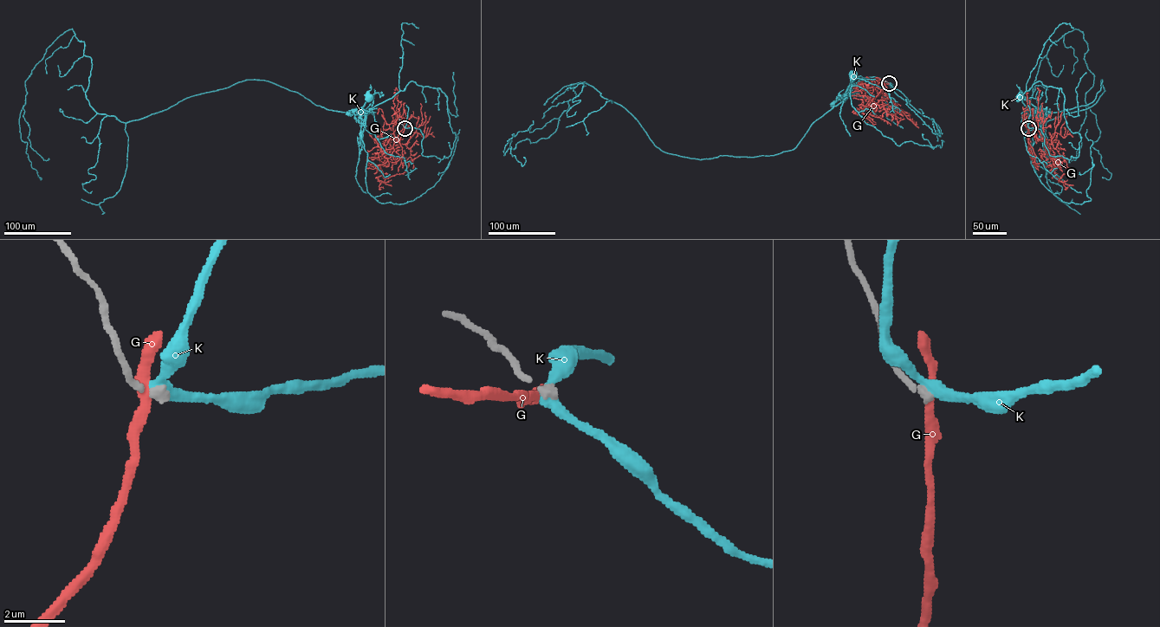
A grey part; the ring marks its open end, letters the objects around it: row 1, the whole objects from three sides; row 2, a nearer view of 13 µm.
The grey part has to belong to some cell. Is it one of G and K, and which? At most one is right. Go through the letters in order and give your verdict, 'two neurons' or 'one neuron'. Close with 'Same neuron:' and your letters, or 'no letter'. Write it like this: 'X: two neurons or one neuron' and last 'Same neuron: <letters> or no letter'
G: two neurons
K: two neurons
Same neuron: no letter

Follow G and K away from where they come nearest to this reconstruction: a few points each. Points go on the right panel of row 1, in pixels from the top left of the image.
G: (1028, 128), (1028, 143), (1036, 157), (1034, 161), (1039, 164), (1048, 158), (1050, 154), (1038, 127), (1038, 89)
K: (1028, 127), (1040, 130), (1050, 155), (1078, 155), (1061, 89), (1034, 83), (1022, 98), (1033, 112), (1020, 93)

